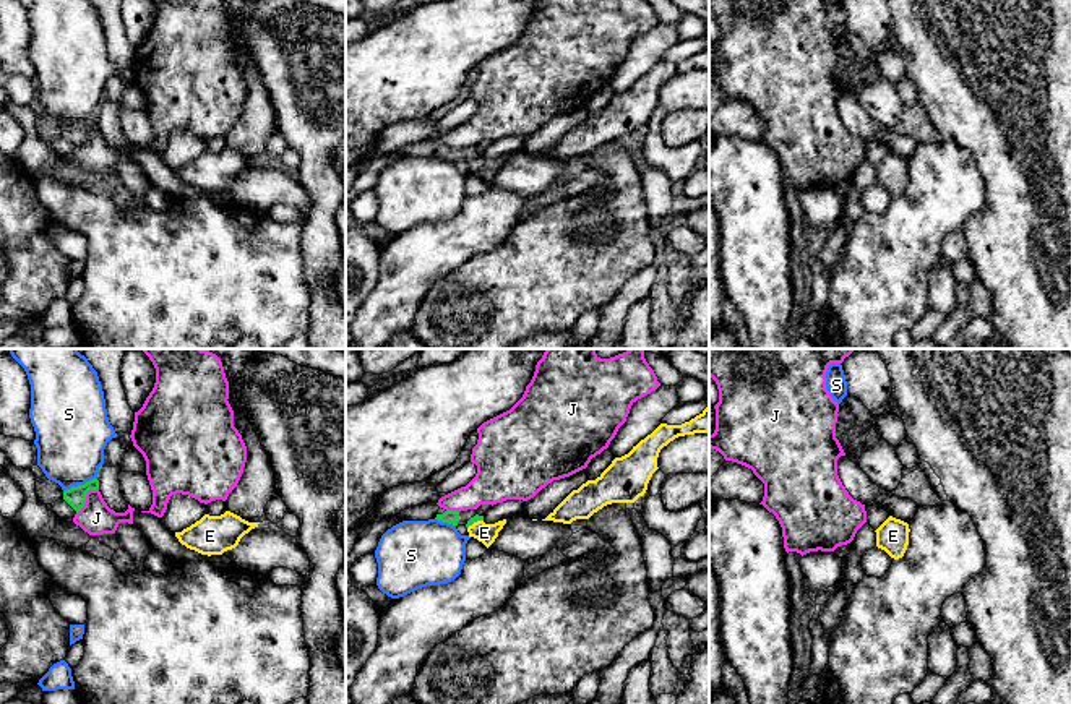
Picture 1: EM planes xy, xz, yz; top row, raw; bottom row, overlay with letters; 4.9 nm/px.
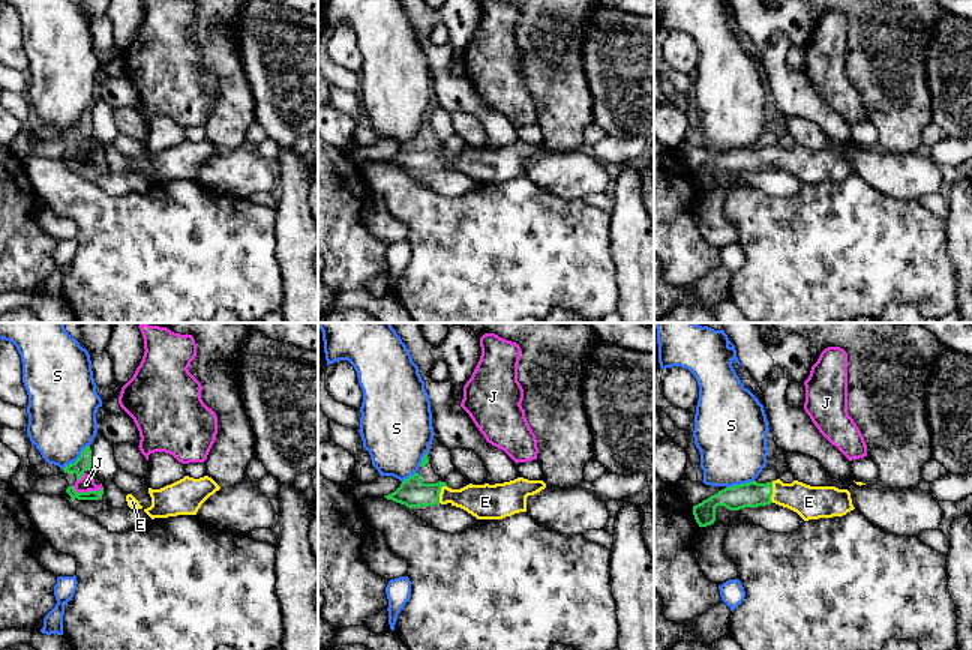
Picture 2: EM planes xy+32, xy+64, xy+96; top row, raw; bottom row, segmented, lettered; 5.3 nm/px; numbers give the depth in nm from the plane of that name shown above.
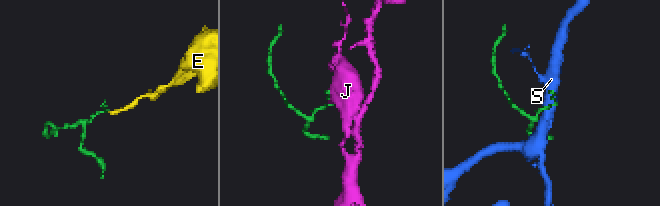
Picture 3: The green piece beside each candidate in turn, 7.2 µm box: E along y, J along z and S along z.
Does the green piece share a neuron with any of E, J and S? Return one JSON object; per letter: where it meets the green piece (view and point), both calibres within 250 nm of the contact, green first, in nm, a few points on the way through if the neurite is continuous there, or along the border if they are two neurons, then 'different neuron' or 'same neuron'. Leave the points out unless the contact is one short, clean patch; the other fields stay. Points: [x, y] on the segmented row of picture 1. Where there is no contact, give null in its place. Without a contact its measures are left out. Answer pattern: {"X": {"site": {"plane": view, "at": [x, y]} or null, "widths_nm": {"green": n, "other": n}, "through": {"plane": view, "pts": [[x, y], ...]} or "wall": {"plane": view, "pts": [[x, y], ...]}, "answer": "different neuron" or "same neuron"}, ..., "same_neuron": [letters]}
{"E": {"site": {"plane": "xz", "at": [474, 521]}, "widths_nm": {"green": 40, "other": 100}, "through": {"plane": "xz", "pts": [[476, 518], [474, 521], [484, 532]]}, "answer": "same neuron"}, "J": {"site": {"plane": "xy", "at": [85, 498]}, "widths_nm": {"green": 100, "other": 170}, "answer": "different neuron"}, "S": {"site": {"plane": "xy", "at": [80, 485]}, "widths_nm": {"green": 100, "other": 360}, "answer": "different neuron"}, "same_neuron": ["E"]}

